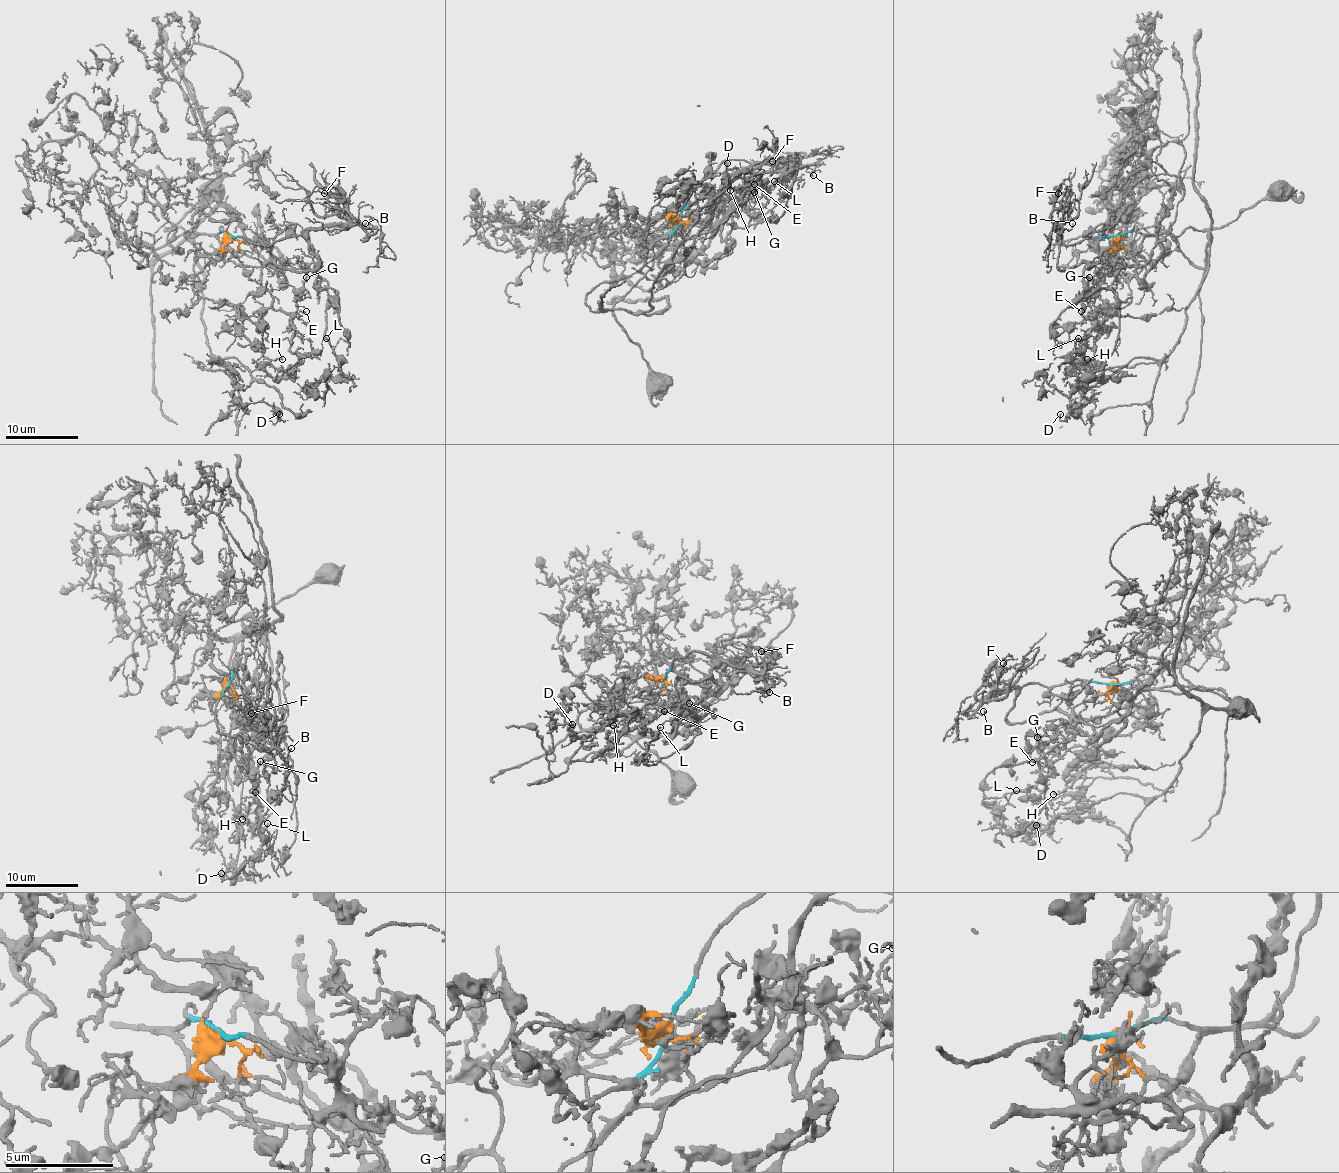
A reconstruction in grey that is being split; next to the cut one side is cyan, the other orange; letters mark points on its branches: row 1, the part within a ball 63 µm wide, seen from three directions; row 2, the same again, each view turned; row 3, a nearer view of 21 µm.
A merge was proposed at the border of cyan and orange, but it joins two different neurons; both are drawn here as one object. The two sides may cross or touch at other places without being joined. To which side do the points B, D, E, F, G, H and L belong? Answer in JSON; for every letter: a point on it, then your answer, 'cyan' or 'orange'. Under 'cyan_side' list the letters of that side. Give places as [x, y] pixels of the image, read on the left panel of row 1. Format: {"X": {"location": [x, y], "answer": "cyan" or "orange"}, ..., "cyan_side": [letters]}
{"B": {"location": [365, 223], "answer": "cyan"}, "D": {"location": [279, 414], "answer": "orange"}, "E": {"location": [306, 311], "answer": "orange"}, "F": {"location": [324, 193], "answer": "cyan"}, "G": {"location": [306, 277], "answer": "orange"}, "H": {"location": [282, 359], "answer": "orange"}, "L": {"location": [326, 338], "answer": "orange"}, "cyan_side": ["B", "F"]}

